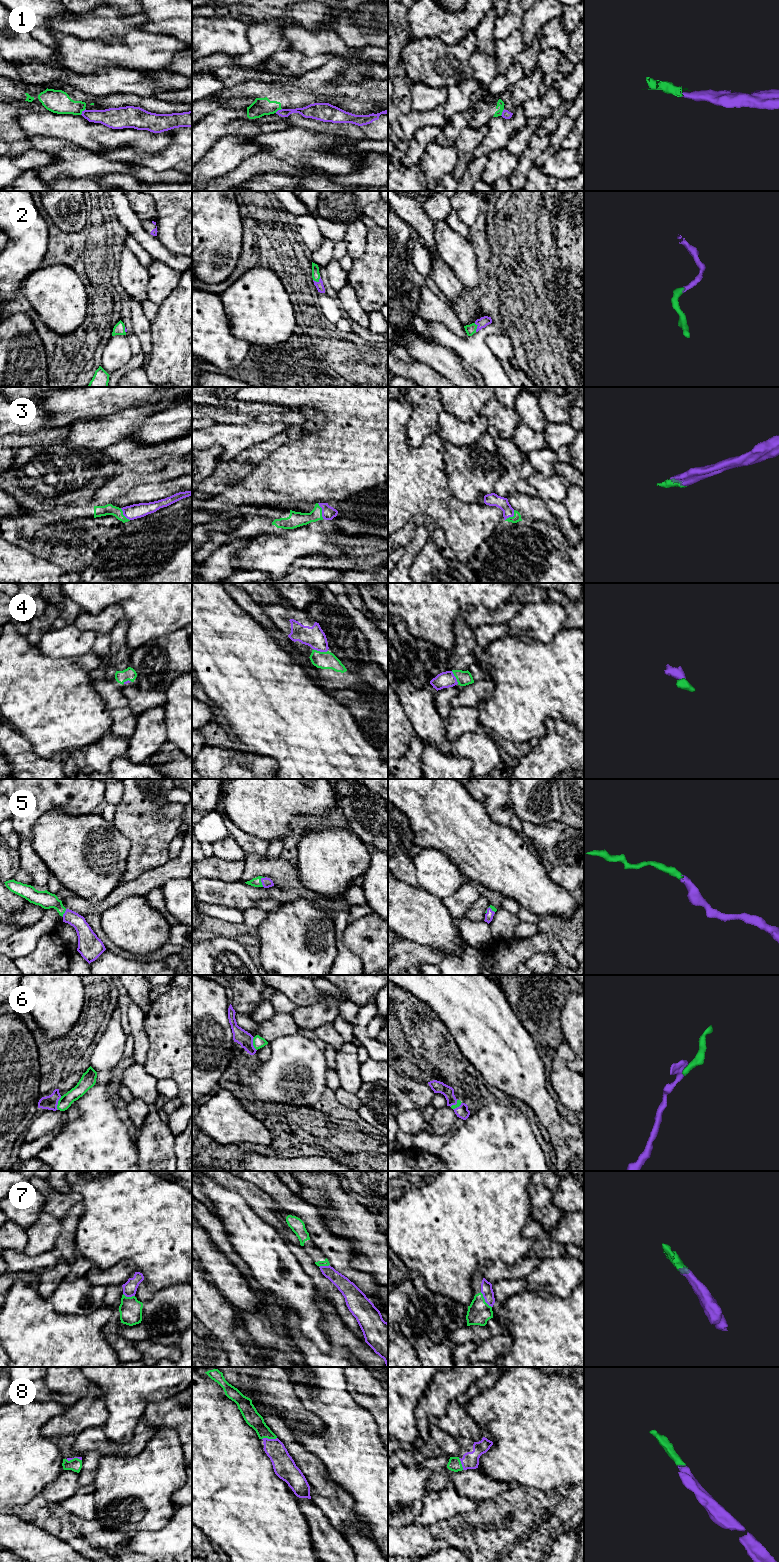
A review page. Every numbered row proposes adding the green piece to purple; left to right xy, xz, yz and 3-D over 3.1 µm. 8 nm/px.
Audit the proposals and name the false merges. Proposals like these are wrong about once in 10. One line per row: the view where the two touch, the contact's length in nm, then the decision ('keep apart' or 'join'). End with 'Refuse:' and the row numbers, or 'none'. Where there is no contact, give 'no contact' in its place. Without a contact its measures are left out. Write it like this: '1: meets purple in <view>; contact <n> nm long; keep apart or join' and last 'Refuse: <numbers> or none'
1: meets purple in xy; contact 70 nm long; keep apart
2: meets purple in xz; contact 70 nm long; join
3: meets purple in xz; contact 140 nm long; join
4: meets purple in xz; contact 120 nm long; join
5: meets purple in xz; contact 80 nm long; join
6: meets purple in xy; contact 120 nm long; join
7: meets purple in yz; contact 160 nm long; join
8: meets purple in xz; contact 120 nm long; join
Refuse: 1

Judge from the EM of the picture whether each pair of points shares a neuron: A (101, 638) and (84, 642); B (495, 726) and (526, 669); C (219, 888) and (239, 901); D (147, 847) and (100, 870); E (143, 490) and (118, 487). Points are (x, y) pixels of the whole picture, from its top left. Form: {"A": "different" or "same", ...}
{"A": "different", "B": "same", "C": "same", "D": "different", "E": "different"}

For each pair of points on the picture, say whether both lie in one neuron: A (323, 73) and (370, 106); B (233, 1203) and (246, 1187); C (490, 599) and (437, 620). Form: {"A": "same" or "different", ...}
{"A": "same", "B": "different", "C": "same"}

